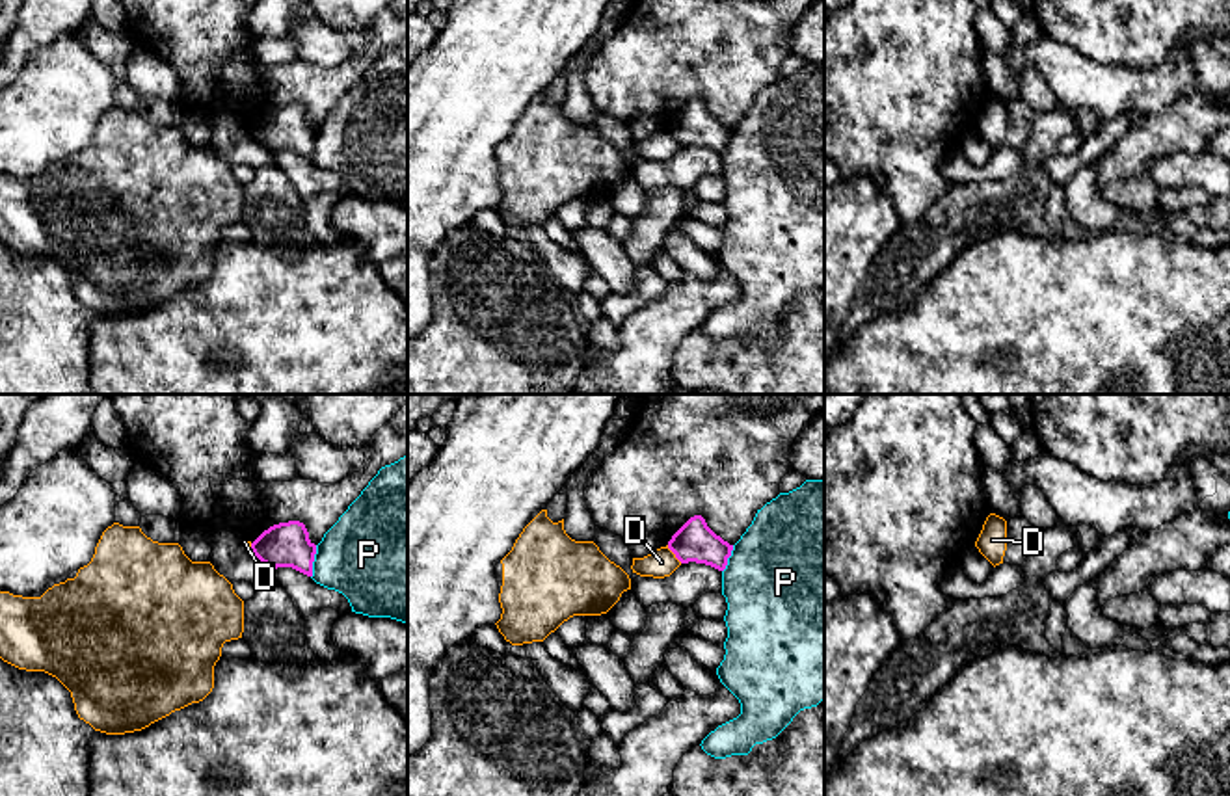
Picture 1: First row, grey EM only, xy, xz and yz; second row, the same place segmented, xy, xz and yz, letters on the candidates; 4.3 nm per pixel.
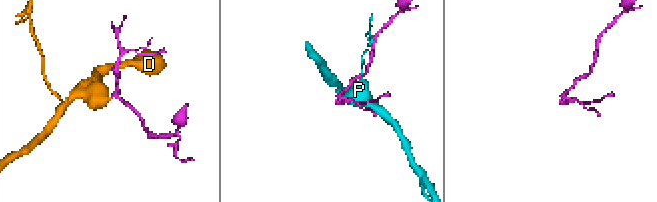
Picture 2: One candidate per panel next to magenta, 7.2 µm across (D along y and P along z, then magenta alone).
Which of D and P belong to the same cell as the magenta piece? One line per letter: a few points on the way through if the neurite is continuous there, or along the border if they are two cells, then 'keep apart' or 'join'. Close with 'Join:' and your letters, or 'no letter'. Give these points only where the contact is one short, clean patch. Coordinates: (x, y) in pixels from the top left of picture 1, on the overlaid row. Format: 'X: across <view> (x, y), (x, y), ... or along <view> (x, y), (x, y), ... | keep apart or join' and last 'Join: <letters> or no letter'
D: along xz (667, 545), (681, 562) | keep apart
P: keep apart
Join: no letter

